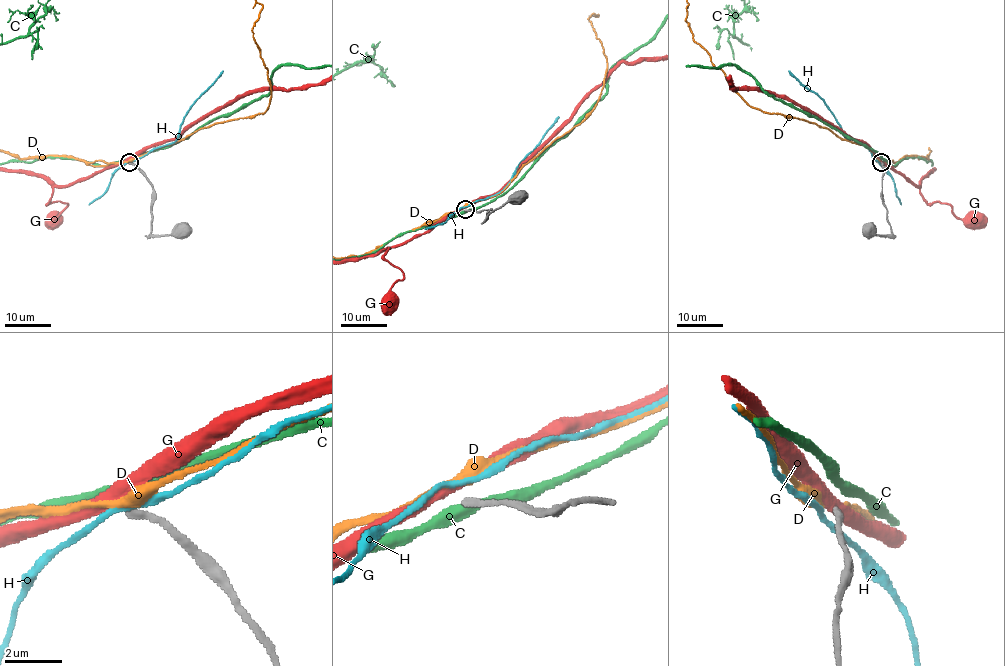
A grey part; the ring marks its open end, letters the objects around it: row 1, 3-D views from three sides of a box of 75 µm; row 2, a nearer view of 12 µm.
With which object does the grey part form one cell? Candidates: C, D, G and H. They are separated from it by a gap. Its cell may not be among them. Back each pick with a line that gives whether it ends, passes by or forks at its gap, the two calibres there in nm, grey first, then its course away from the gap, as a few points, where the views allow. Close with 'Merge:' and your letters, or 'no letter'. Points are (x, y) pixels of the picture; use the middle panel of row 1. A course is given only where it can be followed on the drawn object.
D: it passes by; 220 nm thick on the grey side, 360 nm on the other
Merge: D

